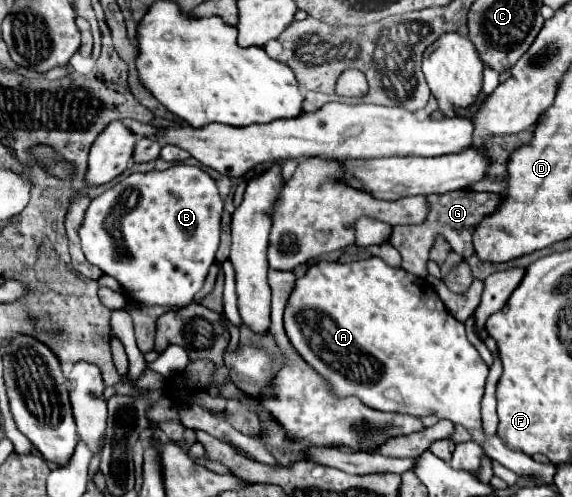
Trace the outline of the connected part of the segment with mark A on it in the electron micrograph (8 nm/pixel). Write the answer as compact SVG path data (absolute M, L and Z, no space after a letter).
M379 257L353 263L321 261L319 265L313 265L305 277L295 281L287 299L283 321L285 333L295 351L329 381L337 395L355 395L367 407L375 407L379 411L409 413L417 417L437 415L439 419L461 423L471 433L473 441L477 441L483 451L503 467L515 471L517 475L531 475L537 481L553 481L555 465L541 465L521 451L511 451L499 437L485 441L479 403L483 399L489 367L481 359L479 351L469 343L463 323L447 313L437 291L425 279L421 281L415 275L405 273L405 269L389 267Z

